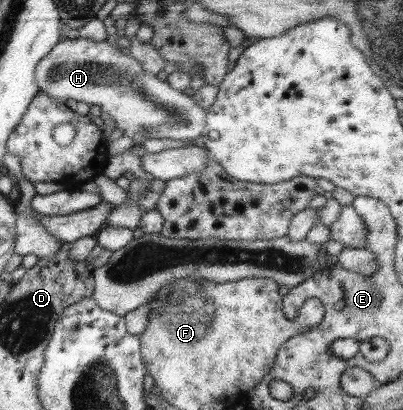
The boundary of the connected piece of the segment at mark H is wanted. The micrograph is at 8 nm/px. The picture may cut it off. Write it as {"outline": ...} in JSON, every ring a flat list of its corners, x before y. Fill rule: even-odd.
{"outline":[[64,38,54,45,41,60,38,60,34,70,34,81,38,91,46,93,56,101,74,99,88,106,100,107,102,115,108,115,114,121,114,128,122,131,122,136,130,137,135,144,142,143,144,139,196,139,205,128,205,111,194,103,191,96,168,86,164,80,148,74,142,66,128,55,122,55,108,43,100,41,94,43,90,39]]}

